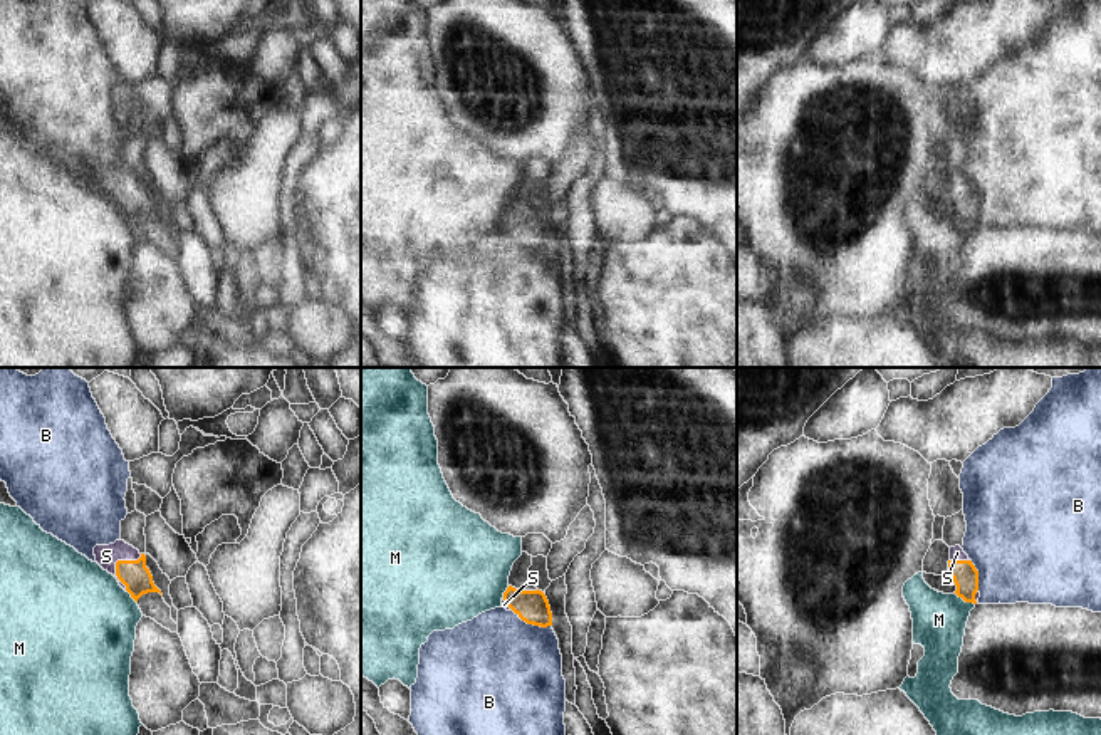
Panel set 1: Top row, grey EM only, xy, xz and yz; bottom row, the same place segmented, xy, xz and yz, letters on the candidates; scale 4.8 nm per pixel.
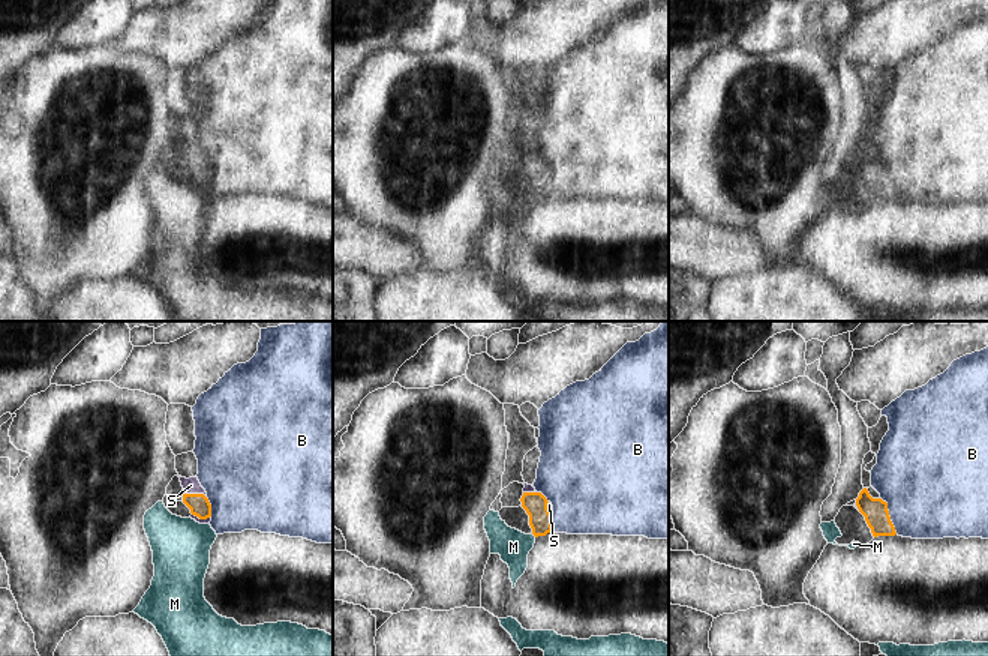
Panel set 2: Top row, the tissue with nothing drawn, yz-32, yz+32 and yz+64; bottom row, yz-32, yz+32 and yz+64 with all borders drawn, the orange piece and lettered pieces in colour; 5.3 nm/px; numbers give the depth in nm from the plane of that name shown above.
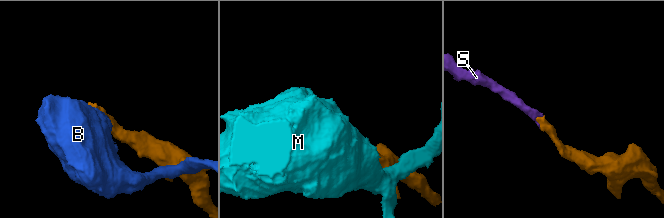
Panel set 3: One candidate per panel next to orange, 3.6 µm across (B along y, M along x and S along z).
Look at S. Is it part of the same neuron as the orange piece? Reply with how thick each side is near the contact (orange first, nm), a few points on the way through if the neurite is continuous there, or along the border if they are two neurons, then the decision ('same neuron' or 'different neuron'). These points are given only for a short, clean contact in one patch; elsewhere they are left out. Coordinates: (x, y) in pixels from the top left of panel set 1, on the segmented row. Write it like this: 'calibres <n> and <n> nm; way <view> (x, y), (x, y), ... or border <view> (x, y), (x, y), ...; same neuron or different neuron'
calibres 140 and 110 nm; way xy (135, 574), (125, 564), (116, 564), (106, 556); same neuron

